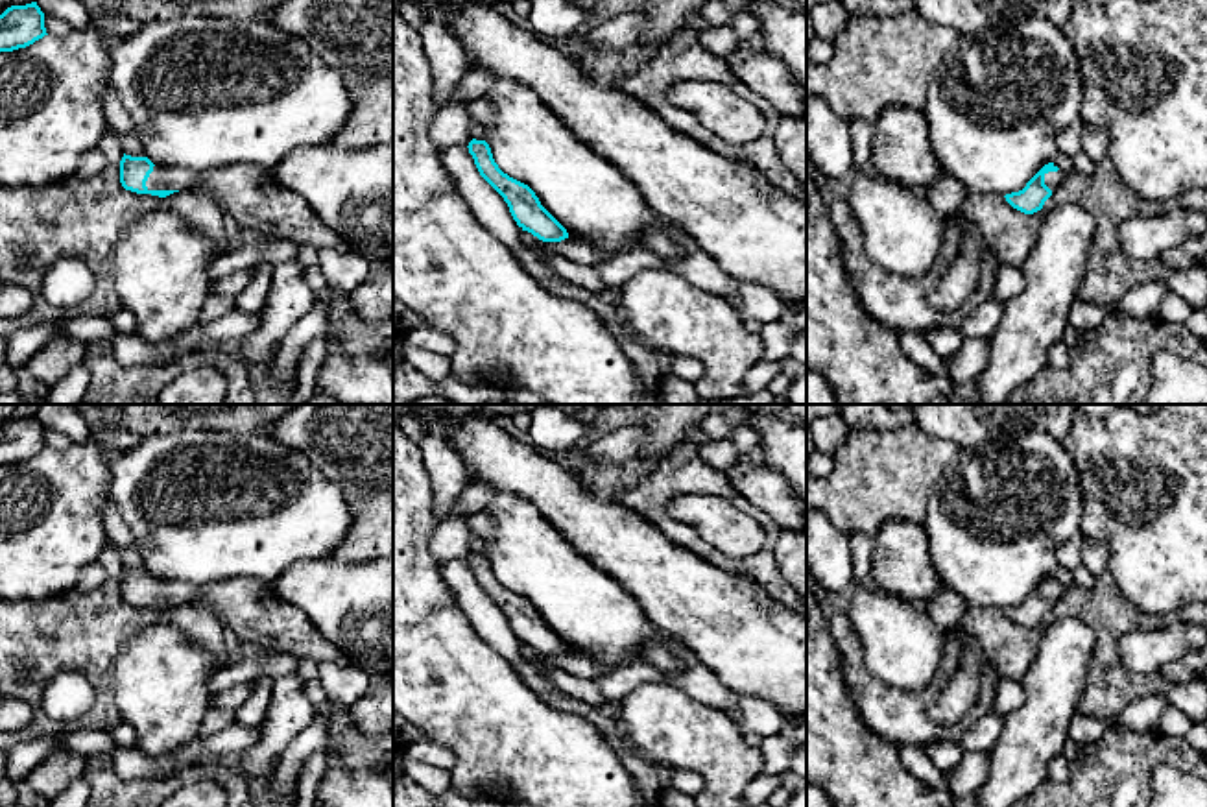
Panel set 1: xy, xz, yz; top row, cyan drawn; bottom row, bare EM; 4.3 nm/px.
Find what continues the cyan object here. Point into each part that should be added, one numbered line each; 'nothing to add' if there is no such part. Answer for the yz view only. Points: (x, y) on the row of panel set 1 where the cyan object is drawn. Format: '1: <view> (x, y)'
1: yz (1052, 180)

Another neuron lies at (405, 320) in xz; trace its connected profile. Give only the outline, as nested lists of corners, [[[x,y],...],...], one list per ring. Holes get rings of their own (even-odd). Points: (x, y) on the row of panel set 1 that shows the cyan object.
[[[393,295],[393,334],[404,336],[419,327],[424,327],[424,321],[419,314],[408,310],[395,295]]]

